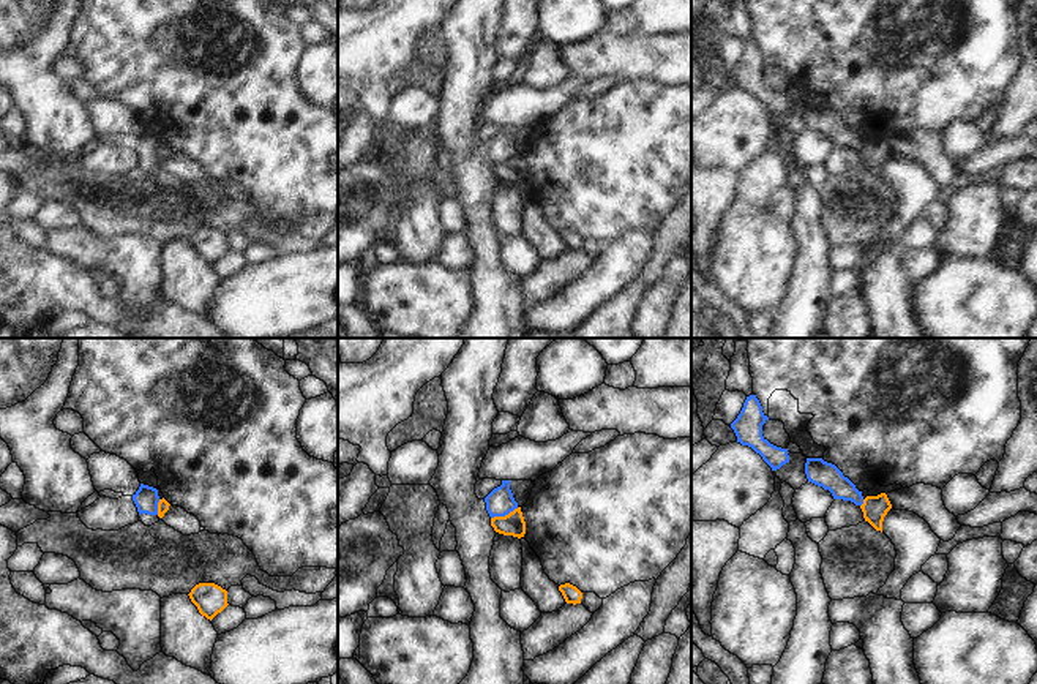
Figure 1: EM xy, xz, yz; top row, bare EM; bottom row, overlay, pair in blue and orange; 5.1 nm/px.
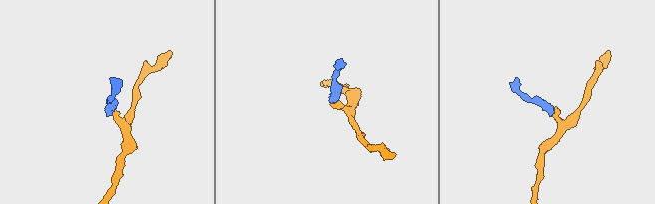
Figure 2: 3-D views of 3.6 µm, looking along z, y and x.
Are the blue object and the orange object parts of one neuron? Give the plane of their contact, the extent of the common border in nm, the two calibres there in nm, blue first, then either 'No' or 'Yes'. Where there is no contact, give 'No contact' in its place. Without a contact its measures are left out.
Touches blue in xz. Shared border 160 nm. Thickness 140 nm (blue) against 120 nm. No.

